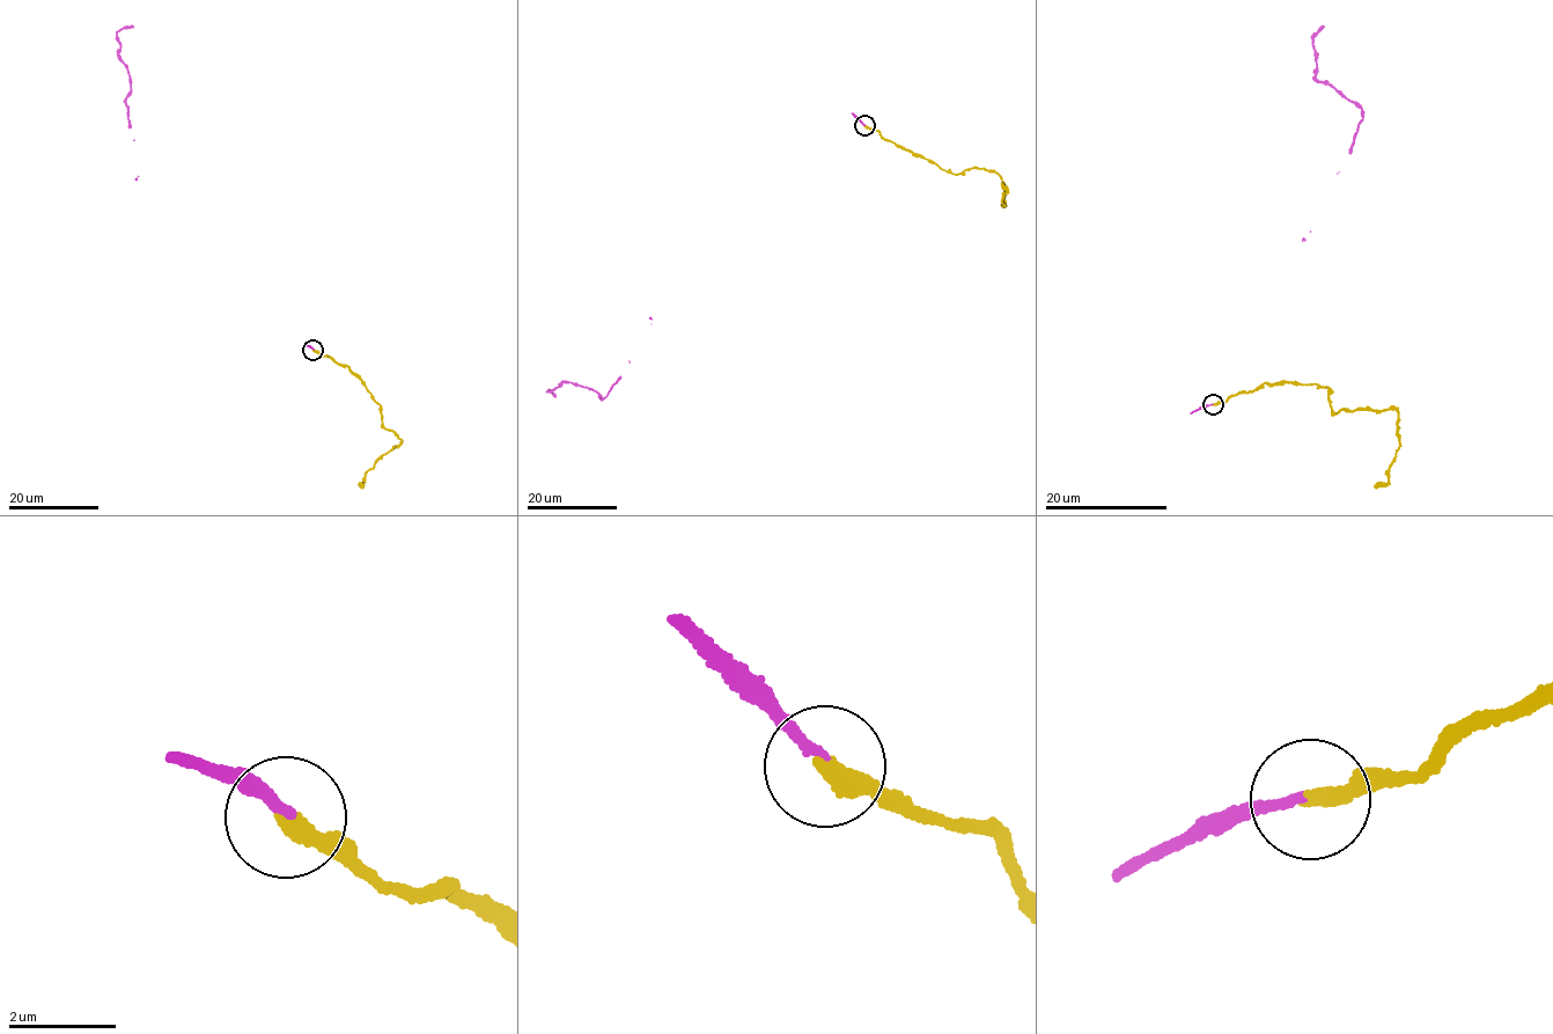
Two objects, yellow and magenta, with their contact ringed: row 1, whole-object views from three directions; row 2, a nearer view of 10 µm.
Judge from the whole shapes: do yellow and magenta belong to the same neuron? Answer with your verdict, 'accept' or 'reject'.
accept

